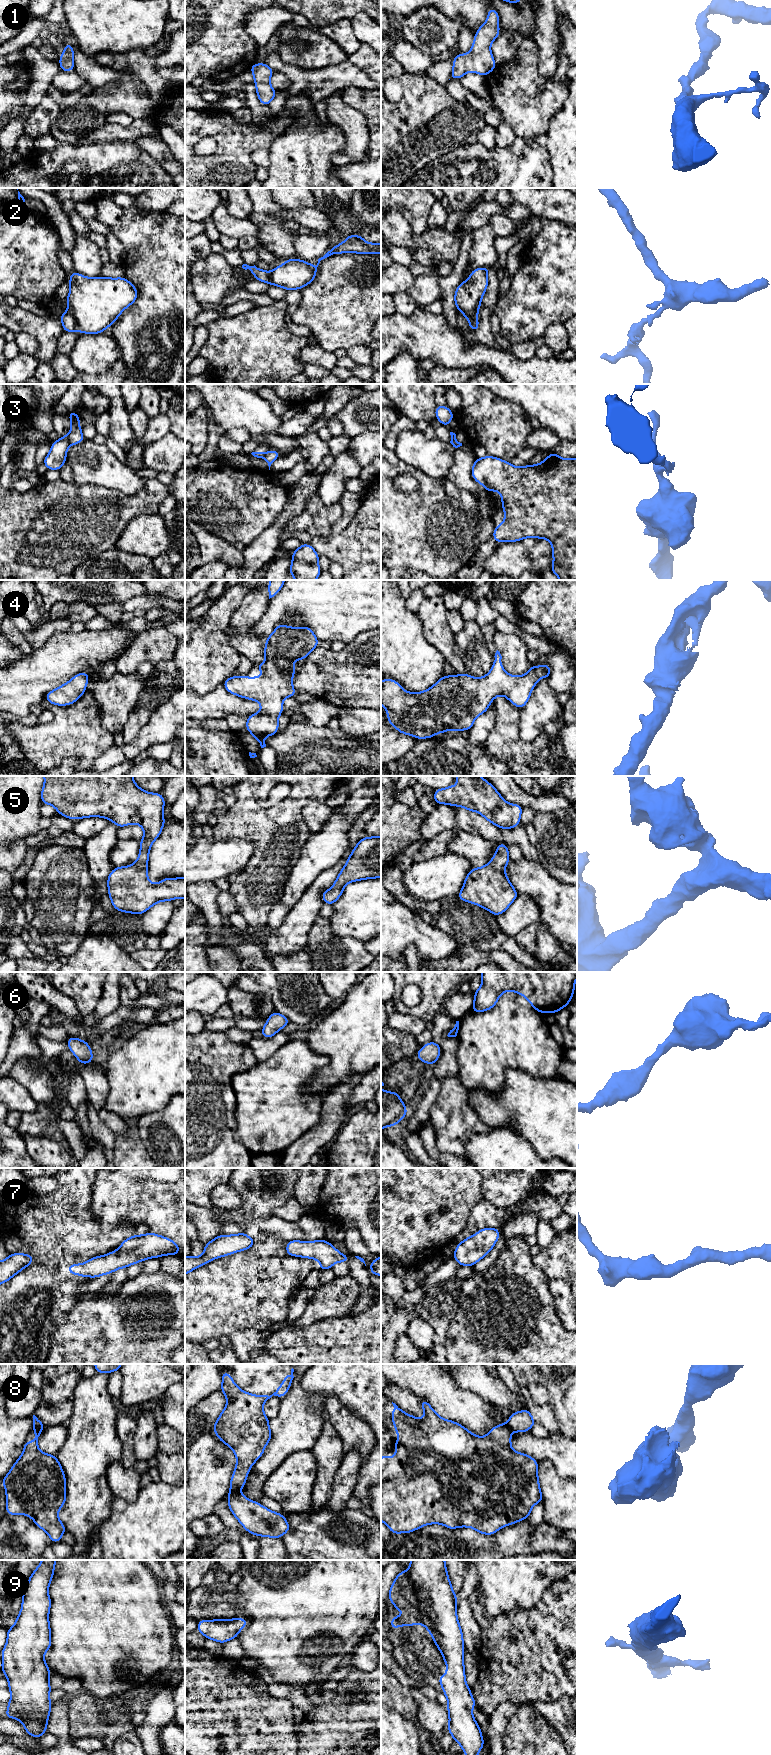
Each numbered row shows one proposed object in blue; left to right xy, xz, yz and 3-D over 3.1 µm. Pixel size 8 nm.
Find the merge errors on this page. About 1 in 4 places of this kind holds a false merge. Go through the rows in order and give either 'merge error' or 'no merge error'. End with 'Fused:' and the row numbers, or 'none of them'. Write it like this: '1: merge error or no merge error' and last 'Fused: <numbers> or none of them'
1: no merge error
2: merge error
3: merge error
4: no merge error
5: no merge error
6: no merge error
7: no merge error
8: merge error
9: no merge error
Fused: 2, 3, 8

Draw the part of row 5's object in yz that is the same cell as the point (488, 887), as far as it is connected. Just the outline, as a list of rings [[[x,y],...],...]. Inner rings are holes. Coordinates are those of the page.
[[[497,843],[492,860],[483,867],[472,868],[467,874],[459,900],[476,904],[495,916],[504,913],[518,897],[505,874],[509,860],[508,846]]]

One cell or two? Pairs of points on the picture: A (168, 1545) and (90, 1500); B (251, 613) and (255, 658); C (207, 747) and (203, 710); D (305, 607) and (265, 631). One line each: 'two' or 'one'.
A: two
B: one
C: two
D: one

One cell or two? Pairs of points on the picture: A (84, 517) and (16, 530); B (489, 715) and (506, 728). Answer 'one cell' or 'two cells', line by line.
A: one cell
B: two cells

